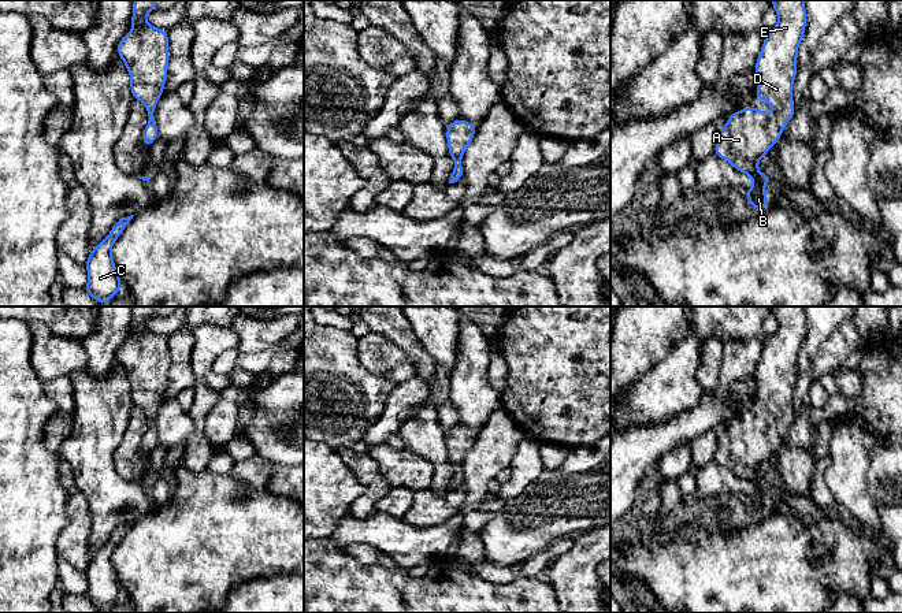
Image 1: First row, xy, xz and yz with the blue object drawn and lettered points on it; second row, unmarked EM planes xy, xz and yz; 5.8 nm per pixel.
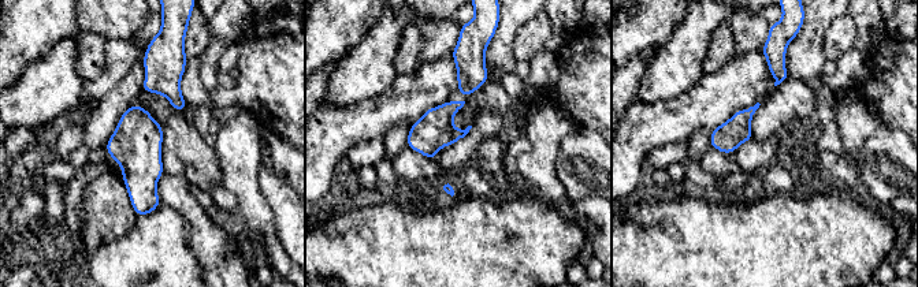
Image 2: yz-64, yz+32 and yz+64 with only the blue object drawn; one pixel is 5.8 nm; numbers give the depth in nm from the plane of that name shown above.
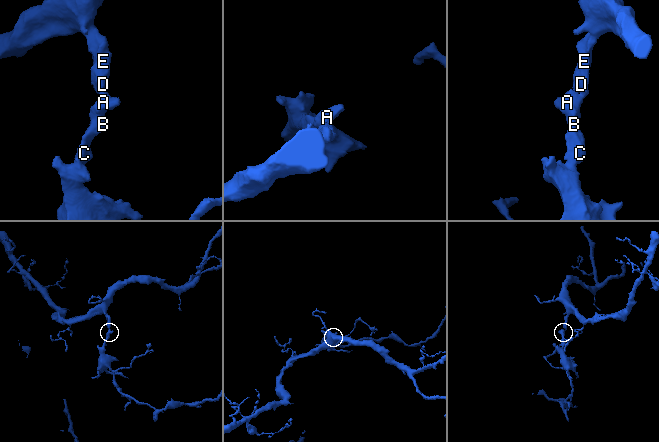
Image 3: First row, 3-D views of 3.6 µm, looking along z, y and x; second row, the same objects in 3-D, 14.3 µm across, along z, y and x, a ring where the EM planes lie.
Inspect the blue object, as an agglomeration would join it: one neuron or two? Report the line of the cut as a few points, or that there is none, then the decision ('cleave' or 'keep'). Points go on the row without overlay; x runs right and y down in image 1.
cut none; keep

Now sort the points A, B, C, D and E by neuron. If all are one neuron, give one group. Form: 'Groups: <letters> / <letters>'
Groups: A B C D E

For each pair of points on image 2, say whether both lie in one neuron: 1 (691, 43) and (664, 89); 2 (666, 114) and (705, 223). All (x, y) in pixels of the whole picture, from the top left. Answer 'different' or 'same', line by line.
1: same
2: different

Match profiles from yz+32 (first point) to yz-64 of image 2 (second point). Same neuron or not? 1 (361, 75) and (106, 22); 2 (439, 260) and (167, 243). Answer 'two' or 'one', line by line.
1: two
2: one

